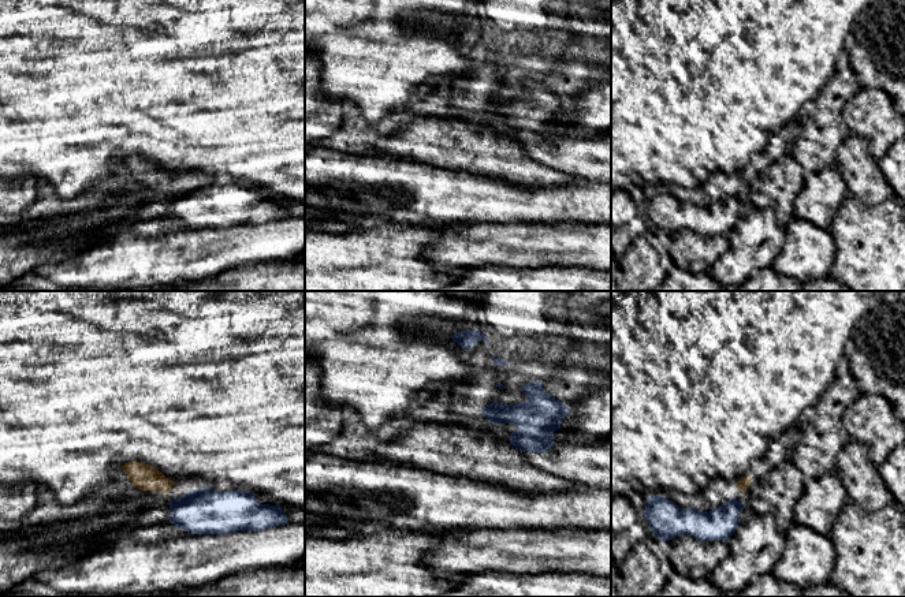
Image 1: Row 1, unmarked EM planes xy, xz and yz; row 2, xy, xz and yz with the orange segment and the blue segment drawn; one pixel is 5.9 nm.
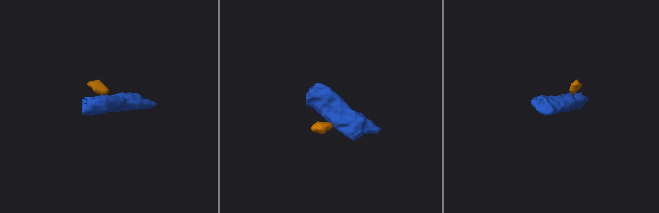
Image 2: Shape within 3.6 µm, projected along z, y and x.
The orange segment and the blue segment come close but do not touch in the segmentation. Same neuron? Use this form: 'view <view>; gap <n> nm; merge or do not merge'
view xy; gap 50 nm; do not merge

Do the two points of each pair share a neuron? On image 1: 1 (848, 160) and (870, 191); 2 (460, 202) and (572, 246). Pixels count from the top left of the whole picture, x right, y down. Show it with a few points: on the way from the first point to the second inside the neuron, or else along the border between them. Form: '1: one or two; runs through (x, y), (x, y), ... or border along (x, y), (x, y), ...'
1: one; runs through (856, 168), (867, 183)
2: two; border along (477, 221), (543, 221)

